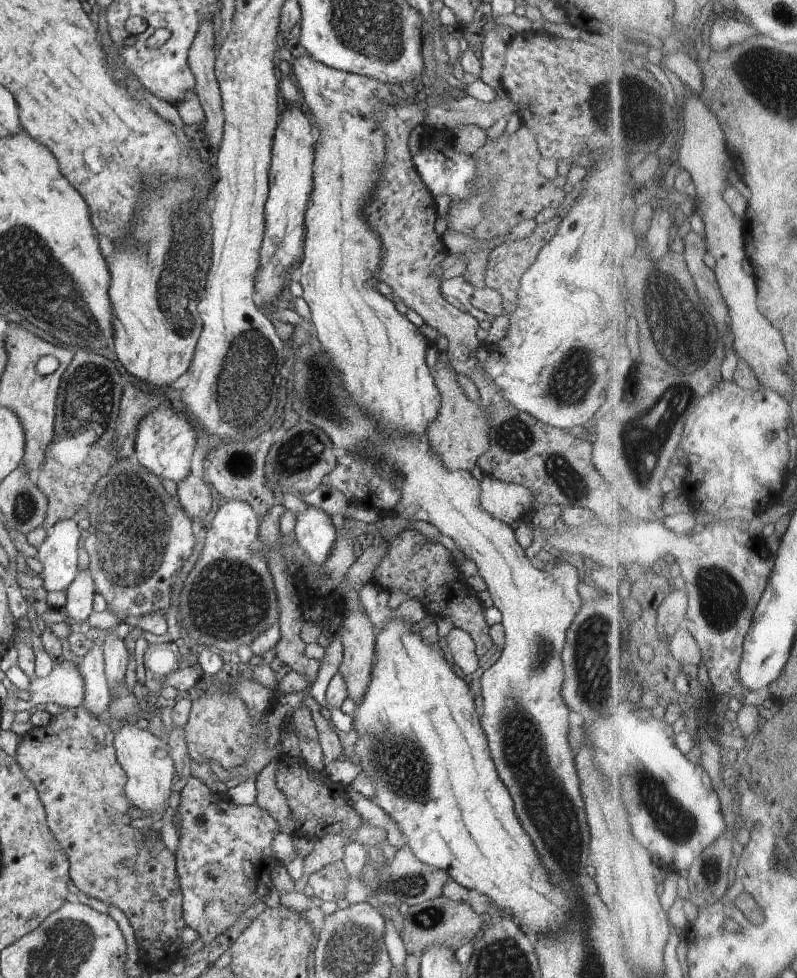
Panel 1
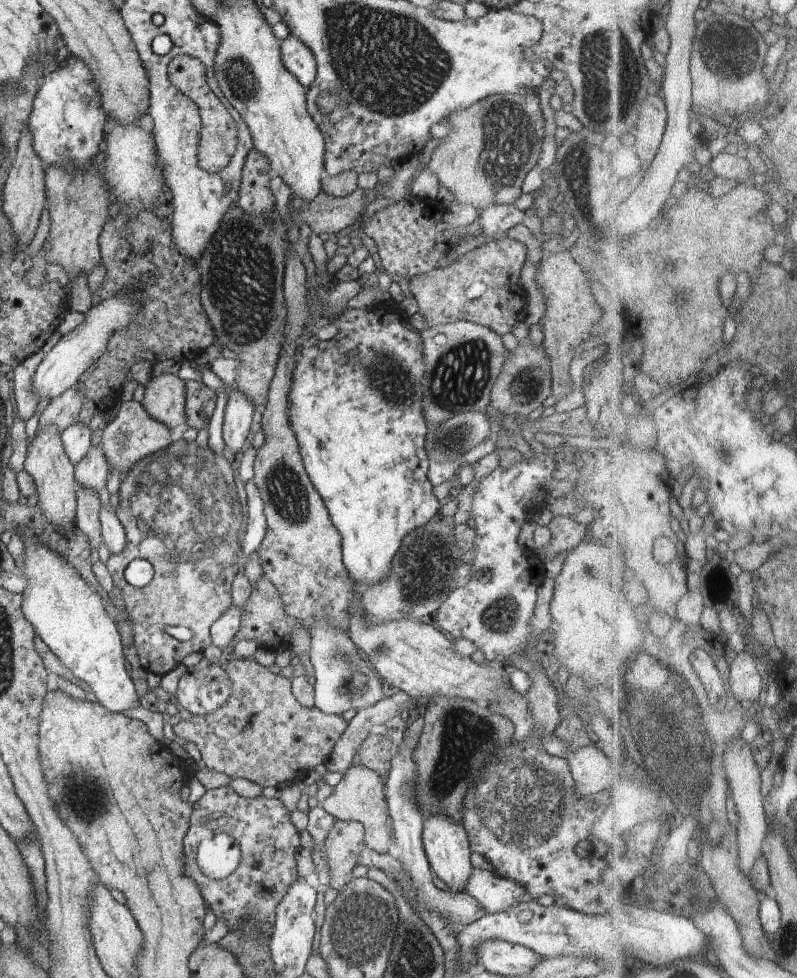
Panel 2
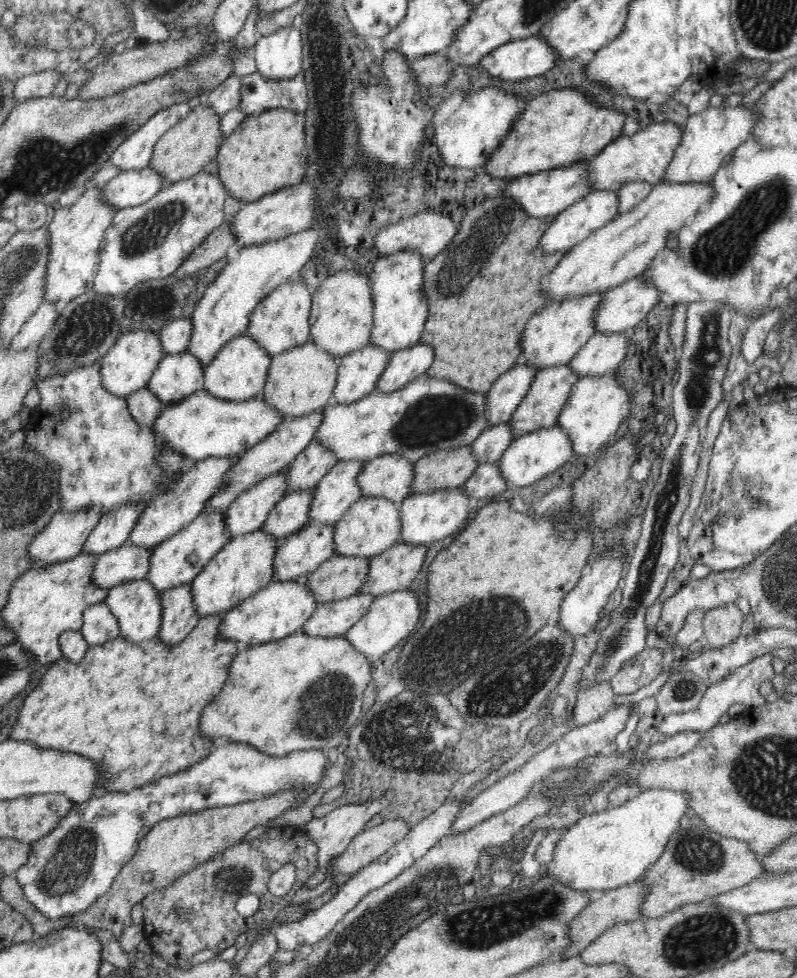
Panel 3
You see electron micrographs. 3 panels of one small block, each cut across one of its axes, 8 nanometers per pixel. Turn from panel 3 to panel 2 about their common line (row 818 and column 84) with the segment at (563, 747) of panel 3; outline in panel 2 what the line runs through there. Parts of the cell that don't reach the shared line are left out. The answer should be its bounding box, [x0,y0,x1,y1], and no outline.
[75,443,111,493]

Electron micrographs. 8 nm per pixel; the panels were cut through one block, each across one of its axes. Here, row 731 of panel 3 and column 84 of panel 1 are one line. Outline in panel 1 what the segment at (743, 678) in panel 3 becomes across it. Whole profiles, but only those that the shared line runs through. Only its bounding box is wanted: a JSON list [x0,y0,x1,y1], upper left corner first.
[78,639,112,715]

